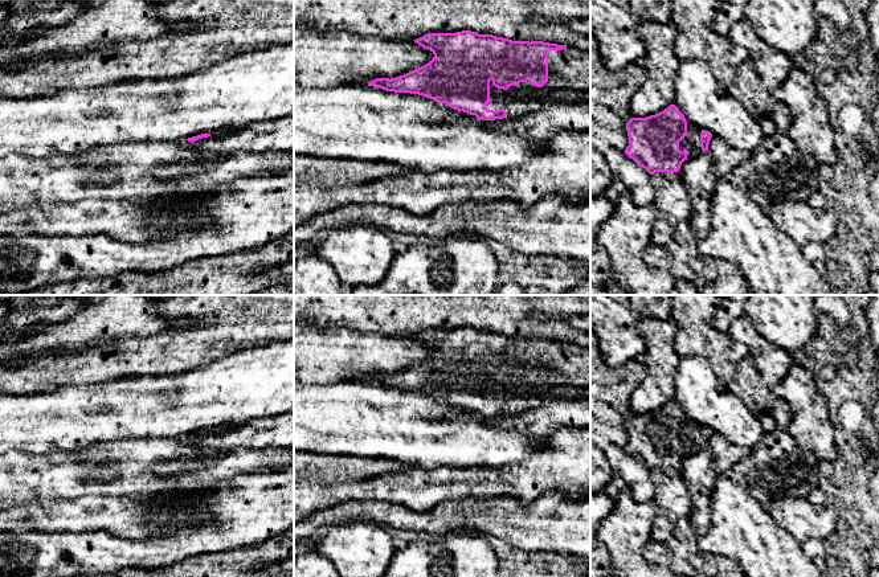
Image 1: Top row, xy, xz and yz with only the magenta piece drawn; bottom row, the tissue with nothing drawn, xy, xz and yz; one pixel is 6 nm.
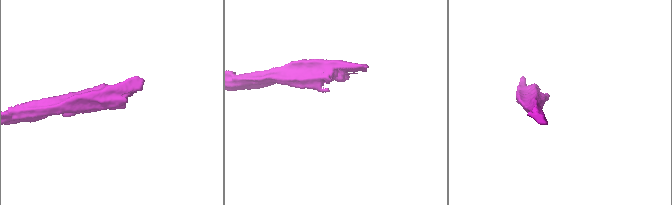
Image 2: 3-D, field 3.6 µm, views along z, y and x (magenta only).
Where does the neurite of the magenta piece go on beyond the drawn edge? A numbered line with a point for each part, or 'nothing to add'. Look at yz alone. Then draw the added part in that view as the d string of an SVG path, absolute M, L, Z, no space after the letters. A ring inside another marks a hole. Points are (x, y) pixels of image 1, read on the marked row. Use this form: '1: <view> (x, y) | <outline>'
1: yz (691, 142) | M687 122L687 134L679 142L679 150L683 151L686 148L688 151L687 160L703 152L700 147L700 132L702 132L700 127L692 124L691 122Z

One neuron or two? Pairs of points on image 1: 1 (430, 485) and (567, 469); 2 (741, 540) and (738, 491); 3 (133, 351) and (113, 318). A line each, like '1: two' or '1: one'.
1: one
2: one
3: two

